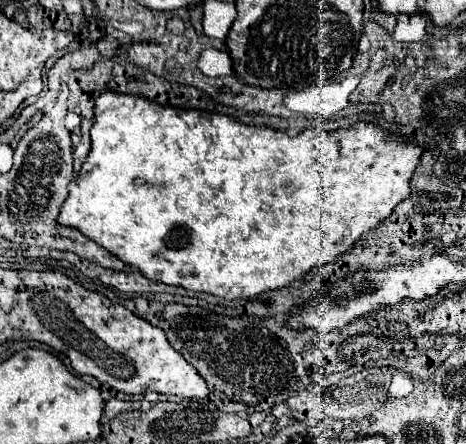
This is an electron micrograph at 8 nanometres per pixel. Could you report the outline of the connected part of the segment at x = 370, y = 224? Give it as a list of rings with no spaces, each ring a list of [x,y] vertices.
[[[102,91],[94,107],[94,125],[90,129],[92,149],[78,173],[70,183],[70,193],[60,207],[58,223],[82,231],[86,237],[92,237],[98,245],[108,249],[120,261],[136,265],[148,279],[162,281],[166,285],[180,285],[190,291],[204,291],[224,299],[244,299],[254,297],[264,291],[286,287],[290,281],[300,279],[308,269],[330,263],[336,255],[348,251],[364,233],[380,225],[394,207],[410,195],[410,179],[414,169],[420,163],[424,149],[402,135],[392,135],[376,123],[360,121],[350,129],[322,131],[306,129],[290,137],[286,131],[272,127],[256,127],[240,123],[234,117],[200,111],[200,109],[180,109],[172,105],[158,105],[142,95]]]

